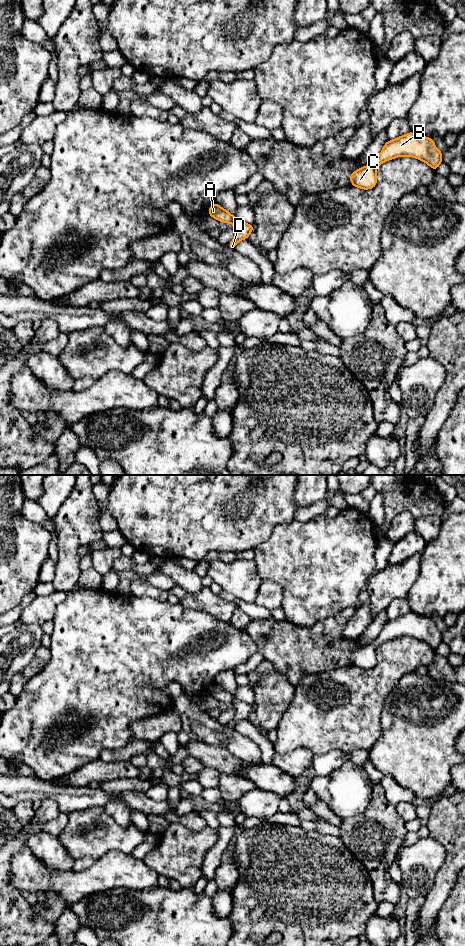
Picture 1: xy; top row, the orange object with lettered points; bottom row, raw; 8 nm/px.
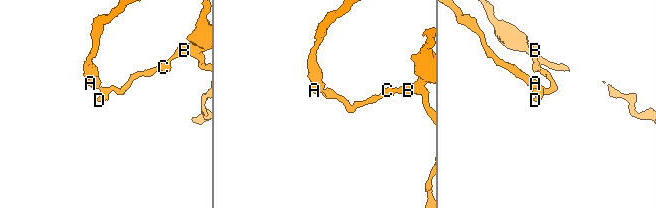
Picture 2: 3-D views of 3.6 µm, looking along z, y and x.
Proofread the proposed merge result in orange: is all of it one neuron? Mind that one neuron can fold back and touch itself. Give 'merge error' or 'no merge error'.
merge error

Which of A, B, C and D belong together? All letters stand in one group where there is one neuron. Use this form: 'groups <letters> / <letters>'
groups A / B C D

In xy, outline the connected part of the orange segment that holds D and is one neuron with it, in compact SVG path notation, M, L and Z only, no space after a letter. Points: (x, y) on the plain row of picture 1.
M234 699L232 704L235 709L235 717L229 722L228 727L235 729L235 726L239 721L248 719L248 716L253 711L254 705L247 704L239 699Z

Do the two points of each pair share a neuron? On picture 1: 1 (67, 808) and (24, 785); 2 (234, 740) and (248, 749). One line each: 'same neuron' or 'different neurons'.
1: same neuron
2: same neuron

